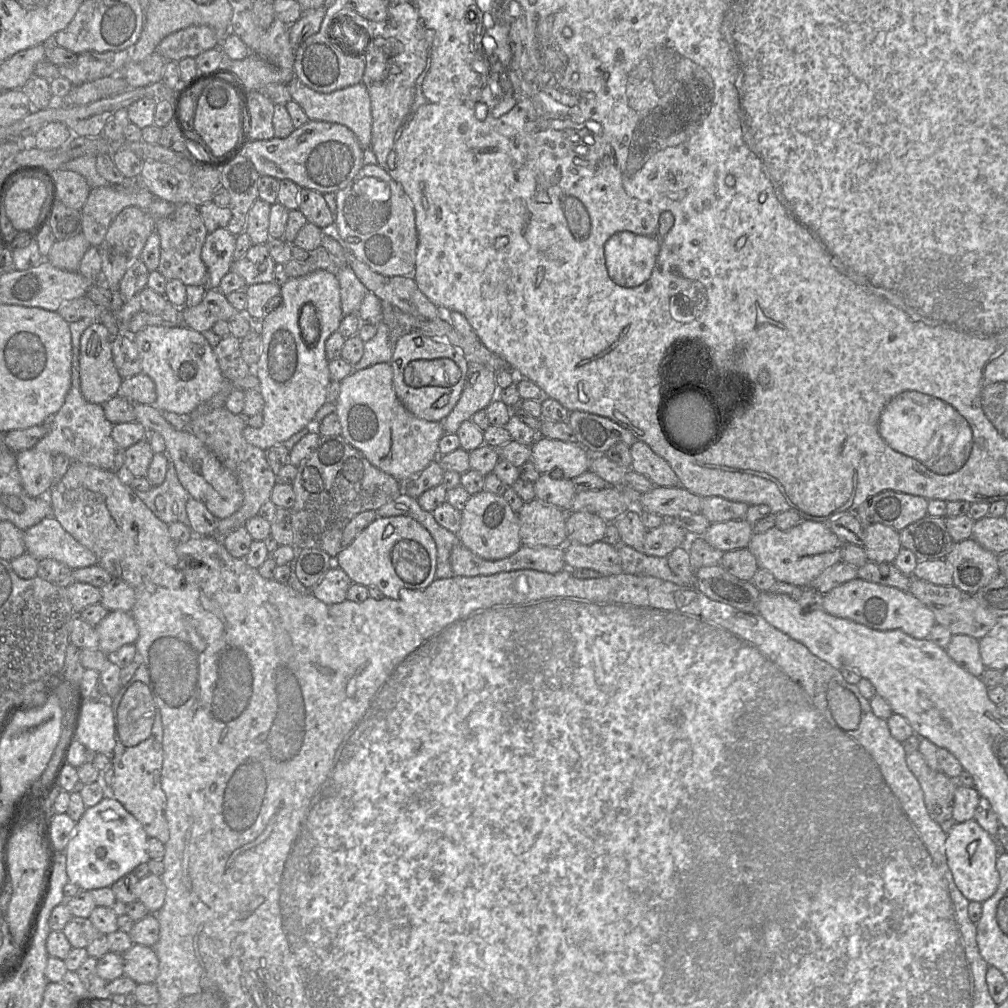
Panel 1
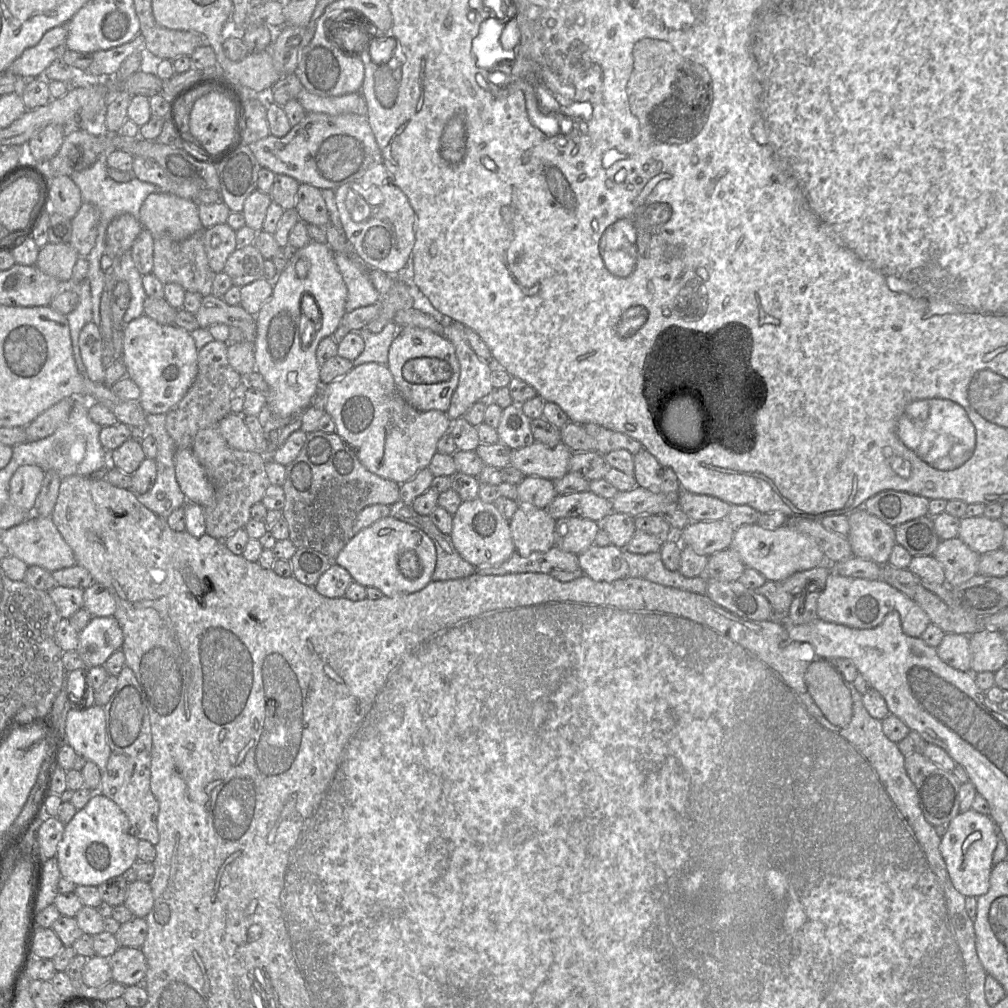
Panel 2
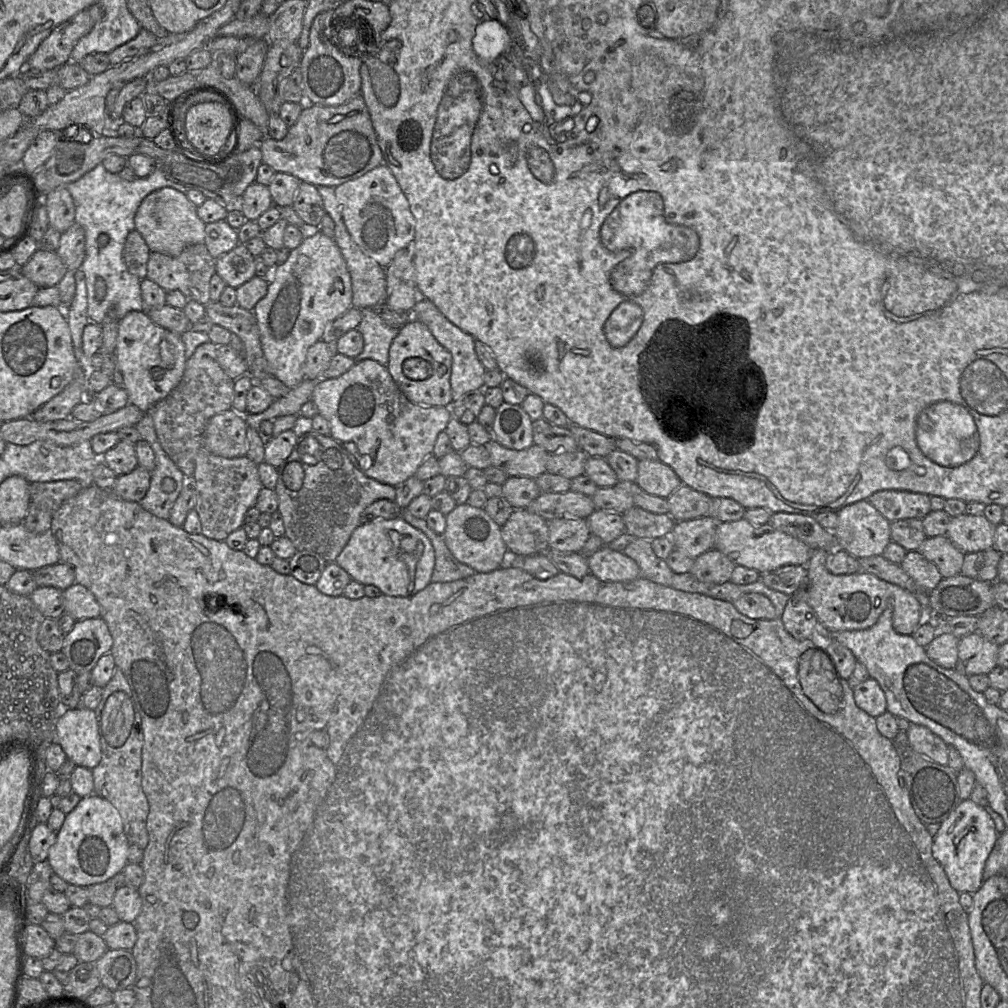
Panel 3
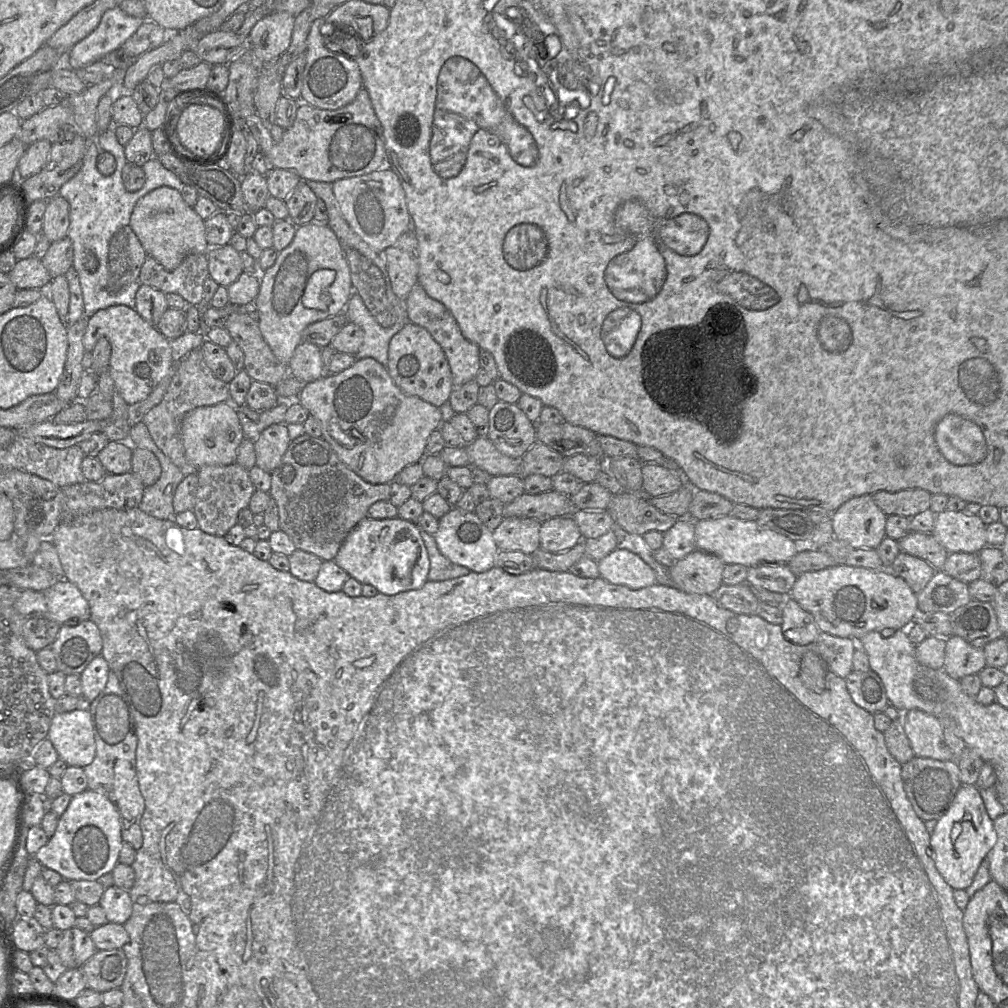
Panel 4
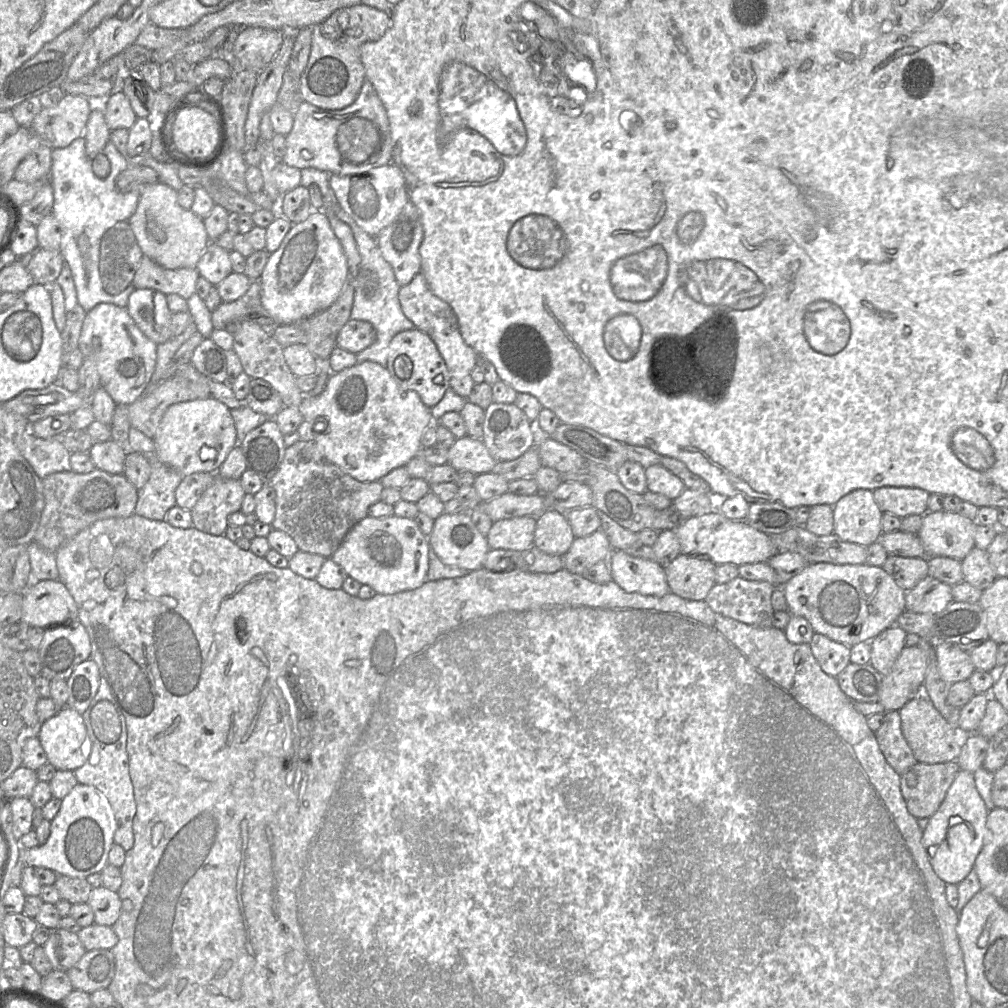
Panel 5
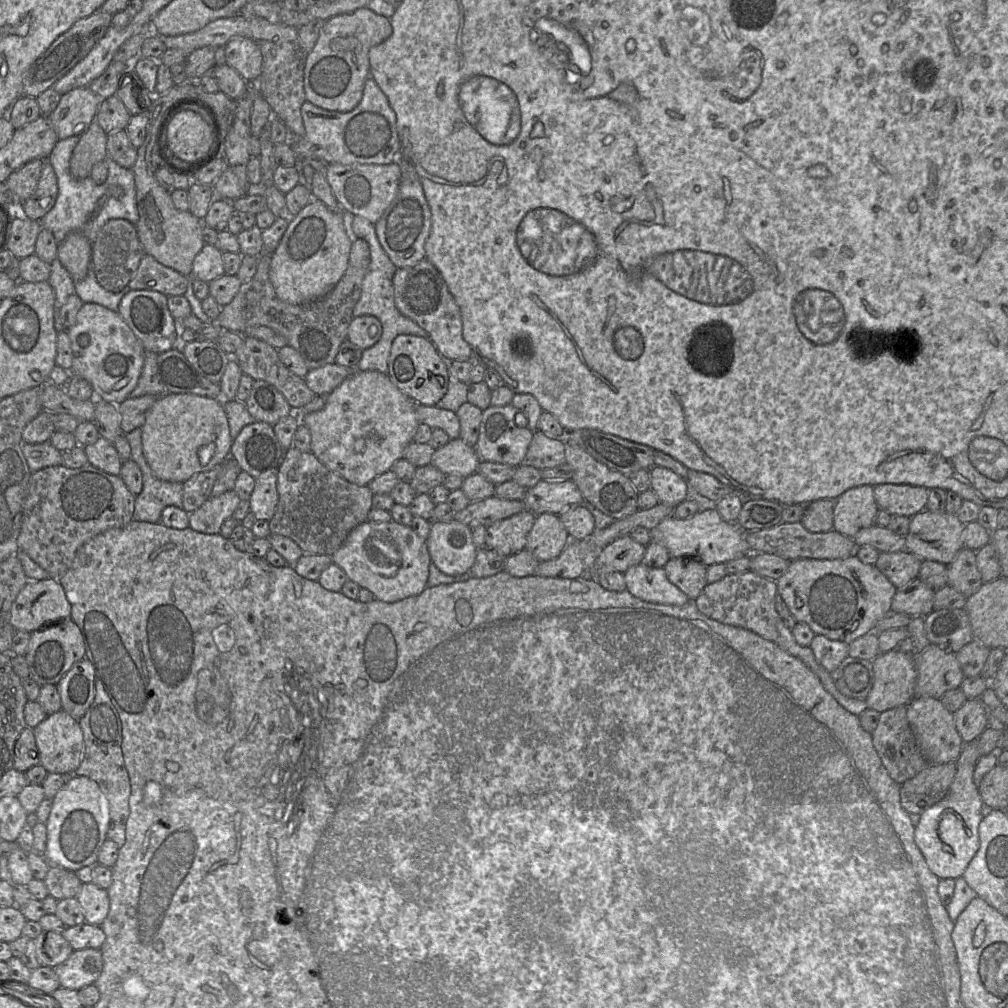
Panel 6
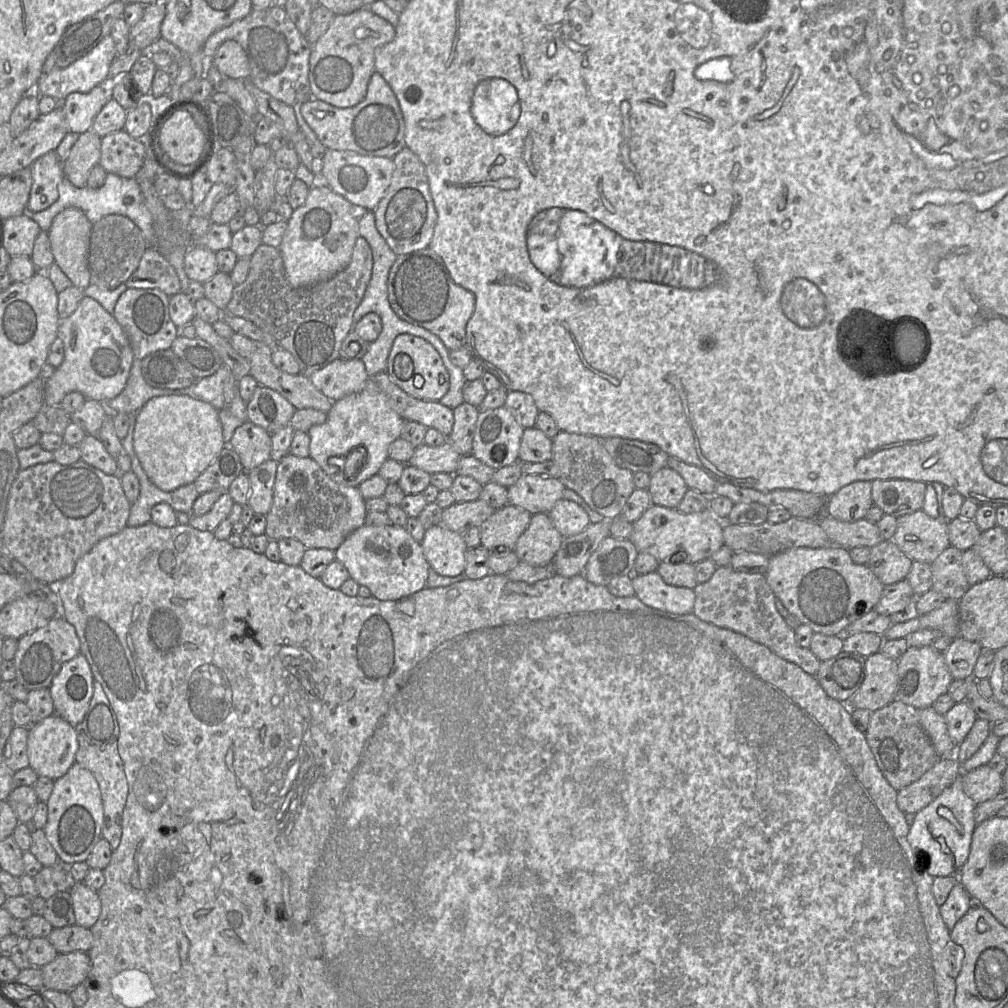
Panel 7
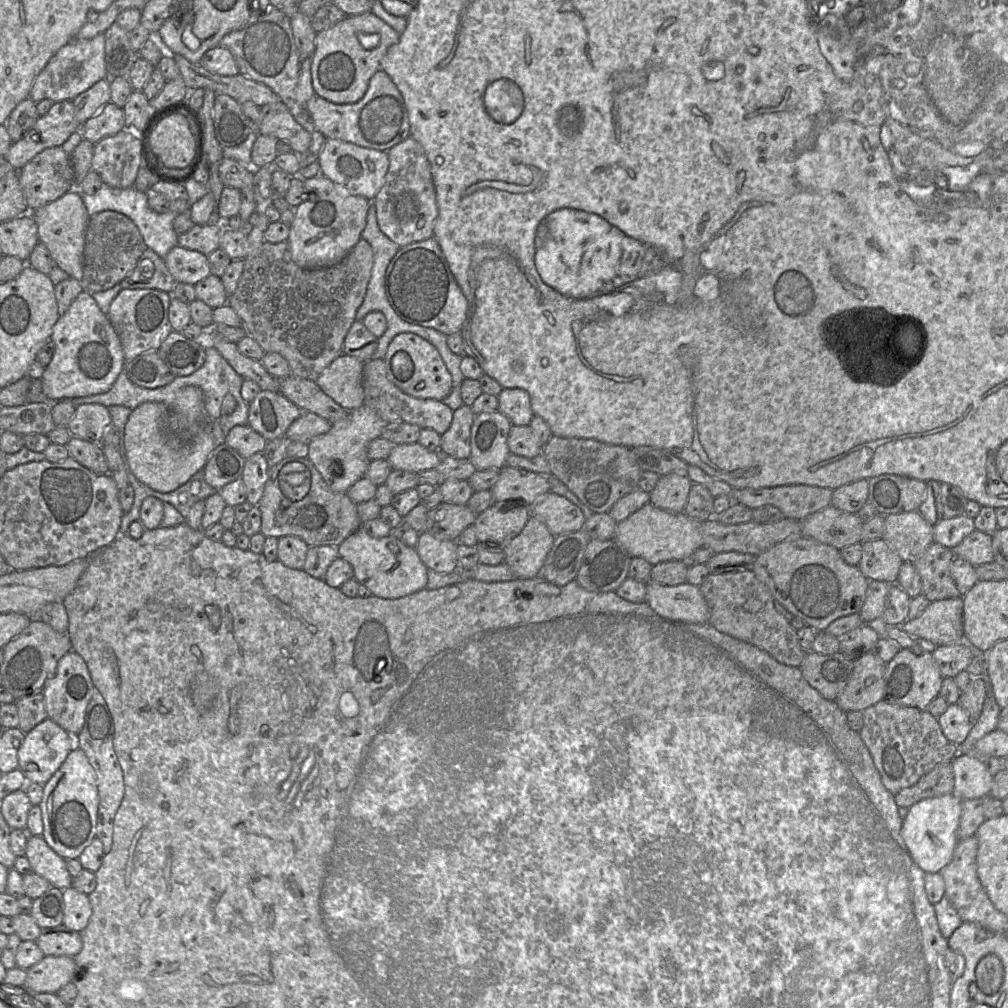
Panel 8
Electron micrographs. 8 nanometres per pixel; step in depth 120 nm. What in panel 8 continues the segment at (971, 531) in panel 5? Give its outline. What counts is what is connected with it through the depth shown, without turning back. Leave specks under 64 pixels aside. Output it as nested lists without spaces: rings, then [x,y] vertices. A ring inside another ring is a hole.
[[[916,511],[884,516],[882,539],[903,560],[915,562],[934,542],[933,525]]]

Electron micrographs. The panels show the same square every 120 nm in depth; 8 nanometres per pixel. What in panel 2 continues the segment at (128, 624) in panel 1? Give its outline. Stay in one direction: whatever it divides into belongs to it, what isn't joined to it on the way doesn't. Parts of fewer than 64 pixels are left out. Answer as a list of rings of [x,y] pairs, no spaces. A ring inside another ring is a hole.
[[[114,616],[93,617],[79,632],[76,651],[87,668],[92,668],[103,665],[123,642],[123,631]]]

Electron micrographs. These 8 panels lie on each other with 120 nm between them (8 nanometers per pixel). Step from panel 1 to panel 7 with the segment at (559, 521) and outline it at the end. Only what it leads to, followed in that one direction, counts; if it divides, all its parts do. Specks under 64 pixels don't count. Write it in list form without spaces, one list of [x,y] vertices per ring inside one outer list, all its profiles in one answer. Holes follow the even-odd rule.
[[[507,504],[499,508],[479,526],[481,545],[495,555],[515,552],[516,542],[531,517],[531,513],[519,506]]]

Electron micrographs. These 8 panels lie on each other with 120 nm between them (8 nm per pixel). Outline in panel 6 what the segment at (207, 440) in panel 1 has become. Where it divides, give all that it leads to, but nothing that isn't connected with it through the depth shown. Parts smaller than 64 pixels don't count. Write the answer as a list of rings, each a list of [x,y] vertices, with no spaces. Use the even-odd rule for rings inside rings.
[[[234,490],[209,497],[198,509],[189,513],[189,527],[205,534],[218,534],[222,523],[232,517],[240,500]]]

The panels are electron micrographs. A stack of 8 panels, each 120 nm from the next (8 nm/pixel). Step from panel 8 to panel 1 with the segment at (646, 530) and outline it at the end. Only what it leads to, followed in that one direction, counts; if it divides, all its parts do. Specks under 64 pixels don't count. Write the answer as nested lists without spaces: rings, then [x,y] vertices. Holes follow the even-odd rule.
[[[801,520],[788,530],[780,530],[774,526],[766,532],[754,533],[747,548],[755,556],[759,568],[769,571],[777,581],[806,588],[824,570],[841,561],[841,545],[827,523]]]

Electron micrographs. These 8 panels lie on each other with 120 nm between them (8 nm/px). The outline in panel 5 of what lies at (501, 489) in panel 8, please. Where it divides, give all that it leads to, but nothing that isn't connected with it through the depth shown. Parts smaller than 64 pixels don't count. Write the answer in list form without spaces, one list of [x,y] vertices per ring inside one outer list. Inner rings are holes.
[[[562,482],[554,491],[541,494],[545,495],[547,509],[556,510],[564,514],[577,508],[592,506],[592,490],[587,484],[581,482]]]

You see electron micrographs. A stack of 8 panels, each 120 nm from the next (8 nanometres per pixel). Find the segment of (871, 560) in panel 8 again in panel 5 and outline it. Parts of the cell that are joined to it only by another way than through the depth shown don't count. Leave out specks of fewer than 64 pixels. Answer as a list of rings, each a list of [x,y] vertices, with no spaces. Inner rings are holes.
[[[889,555],[881,567],[906,592],[928,576],[927,557],[905,558]]]

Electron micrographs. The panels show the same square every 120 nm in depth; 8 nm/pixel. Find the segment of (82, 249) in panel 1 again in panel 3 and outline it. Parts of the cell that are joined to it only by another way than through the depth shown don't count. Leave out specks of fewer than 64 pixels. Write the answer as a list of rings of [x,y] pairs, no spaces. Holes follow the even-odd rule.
[[[38,249],[20,271],[38,288],[46,288],[57,286],[68,269],[56,252]]]

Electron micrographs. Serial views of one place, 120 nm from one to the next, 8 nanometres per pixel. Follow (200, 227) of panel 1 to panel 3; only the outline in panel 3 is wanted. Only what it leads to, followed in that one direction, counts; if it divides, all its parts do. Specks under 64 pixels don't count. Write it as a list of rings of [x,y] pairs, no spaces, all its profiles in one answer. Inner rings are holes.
[[[204,243],[186,247],[178,256],[172,257],[158,252],[150,252],[146,277],[166,292],[179,290],[188,301],[207,305],[210,300],[210,279],[216,273],[215,260]]]

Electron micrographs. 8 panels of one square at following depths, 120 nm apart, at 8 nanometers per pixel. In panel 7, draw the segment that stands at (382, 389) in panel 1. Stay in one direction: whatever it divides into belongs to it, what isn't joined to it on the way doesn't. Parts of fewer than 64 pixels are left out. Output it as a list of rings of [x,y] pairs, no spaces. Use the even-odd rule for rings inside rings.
[[[370,377],[361,391],[332,402],[326,421],[308,430],[309,457],[337,483],[358,487],[363,481],[378,474],[382,464],[389,458],[390,444],[401,436],[403,423],[409,420],[404,420],[394,411],[385,393]],[[360,449],[367,452],[366,462],[355,478],[348,478],[356,469]]]

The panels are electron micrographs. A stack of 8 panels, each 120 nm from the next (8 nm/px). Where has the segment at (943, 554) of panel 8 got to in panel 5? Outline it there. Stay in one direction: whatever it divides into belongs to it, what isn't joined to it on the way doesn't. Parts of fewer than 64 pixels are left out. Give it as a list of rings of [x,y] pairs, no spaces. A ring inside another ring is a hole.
[[[974,547],[968,555],[961,560],[963,581],[983,591],[997,579],[989,563],[985,550]]]

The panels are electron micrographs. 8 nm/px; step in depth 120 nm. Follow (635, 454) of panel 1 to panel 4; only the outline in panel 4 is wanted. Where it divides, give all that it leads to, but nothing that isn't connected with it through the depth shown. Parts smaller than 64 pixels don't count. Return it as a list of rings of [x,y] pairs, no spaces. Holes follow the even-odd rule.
[[[642,463],[643,492],[648,497],[668,495],[687,482],[671,470],[654,463]]]

